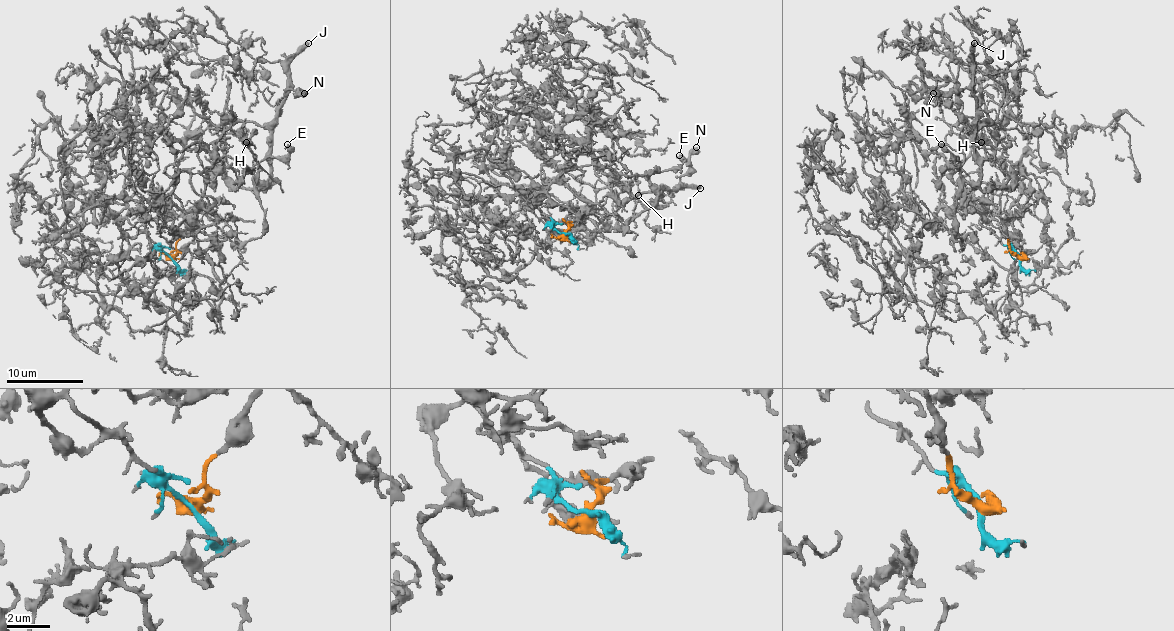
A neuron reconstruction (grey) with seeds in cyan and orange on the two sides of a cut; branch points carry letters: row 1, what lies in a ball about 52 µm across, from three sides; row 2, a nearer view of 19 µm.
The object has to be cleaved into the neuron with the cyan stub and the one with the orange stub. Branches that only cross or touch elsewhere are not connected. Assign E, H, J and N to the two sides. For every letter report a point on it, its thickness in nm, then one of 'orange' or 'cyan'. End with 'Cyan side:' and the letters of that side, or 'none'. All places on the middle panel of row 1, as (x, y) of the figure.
E: place (679, 155); calibre 360 nm; orange
H: place (638, 195); calibre 150 nm; cyan
J: place (700, 188); calibre 400 nm; orange
N: place (696, 147); calibre 500 nm; orange
Cyan side: H

